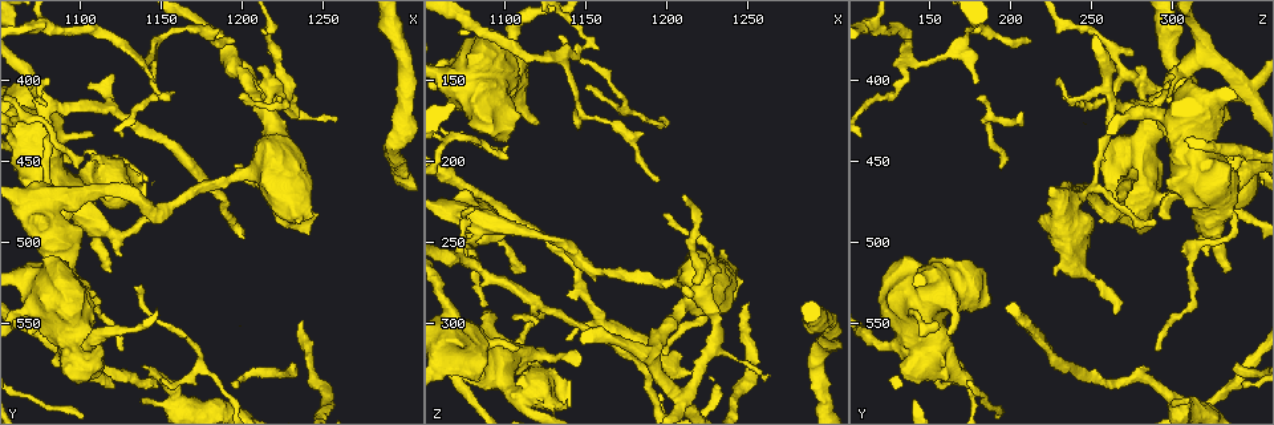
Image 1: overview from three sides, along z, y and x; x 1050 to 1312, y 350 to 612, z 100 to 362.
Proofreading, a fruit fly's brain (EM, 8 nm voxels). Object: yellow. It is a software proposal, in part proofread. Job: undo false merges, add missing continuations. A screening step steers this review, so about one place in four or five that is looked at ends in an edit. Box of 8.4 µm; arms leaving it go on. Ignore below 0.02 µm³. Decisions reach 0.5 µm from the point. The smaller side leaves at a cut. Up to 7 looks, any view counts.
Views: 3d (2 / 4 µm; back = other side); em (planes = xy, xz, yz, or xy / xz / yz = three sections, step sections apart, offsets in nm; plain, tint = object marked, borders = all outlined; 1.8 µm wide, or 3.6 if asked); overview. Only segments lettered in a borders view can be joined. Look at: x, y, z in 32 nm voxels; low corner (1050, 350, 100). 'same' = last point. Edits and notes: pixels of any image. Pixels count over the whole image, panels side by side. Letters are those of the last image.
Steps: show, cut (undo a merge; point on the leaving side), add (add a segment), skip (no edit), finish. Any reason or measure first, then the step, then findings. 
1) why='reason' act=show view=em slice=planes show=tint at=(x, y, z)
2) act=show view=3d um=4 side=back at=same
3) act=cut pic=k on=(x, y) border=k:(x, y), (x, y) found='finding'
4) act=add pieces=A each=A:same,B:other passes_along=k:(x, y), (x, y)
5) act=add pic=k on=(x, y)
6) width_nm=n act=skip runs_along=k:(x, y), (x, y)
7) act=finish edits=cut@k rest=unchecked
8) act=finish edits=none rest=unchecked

why='closes a loop' act=show view=3d um=4 at=(1208, 408, 346)

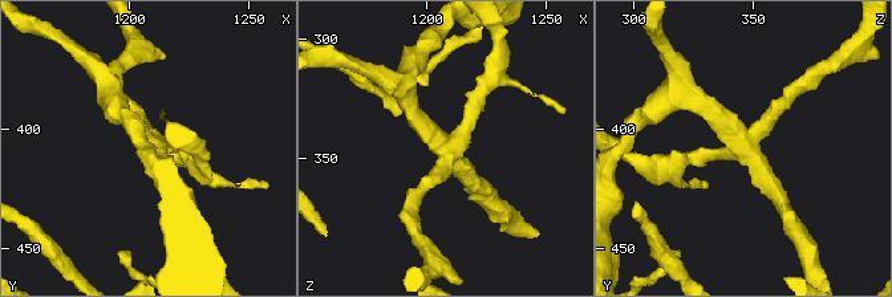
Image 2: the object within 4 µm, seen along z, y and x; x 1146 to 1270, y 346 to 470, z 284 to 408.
why='shape alone is not enough' act=show view=em slice=planes show=plain at=(1209, 405, 347)

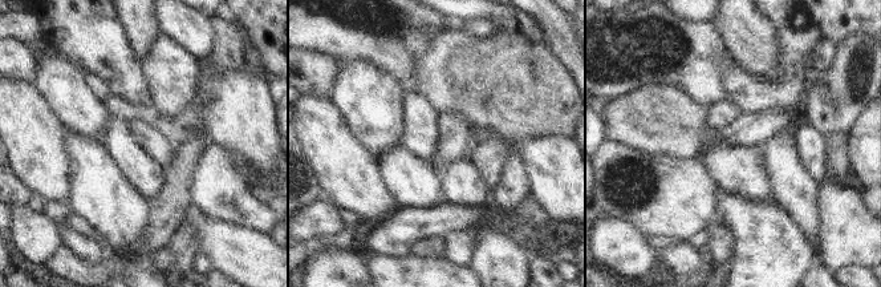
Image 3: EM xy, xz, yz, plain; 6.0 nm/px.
why='see the neighbours' act=show view=em slice=planes show=borders at=same

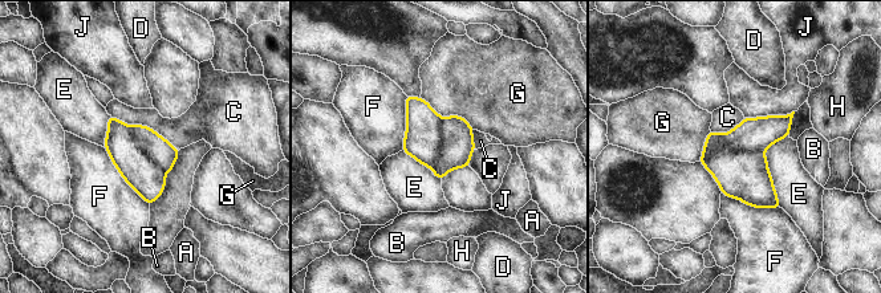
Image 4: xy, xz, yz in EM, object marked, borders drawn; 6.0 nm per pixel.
width_nm=320 act=cut pic=4 on=(457, 145) each=A:other,B:other,C:other,D:other,E:other,F:other,G:other,H:other,J:other border=4:(442, 119), (438, 159), (431, 169) found='two cells meet here'

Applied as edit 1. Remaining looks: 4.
why='a narrow waist' act=show view=em slice=planes show=borders at=(1126, 468, 246)

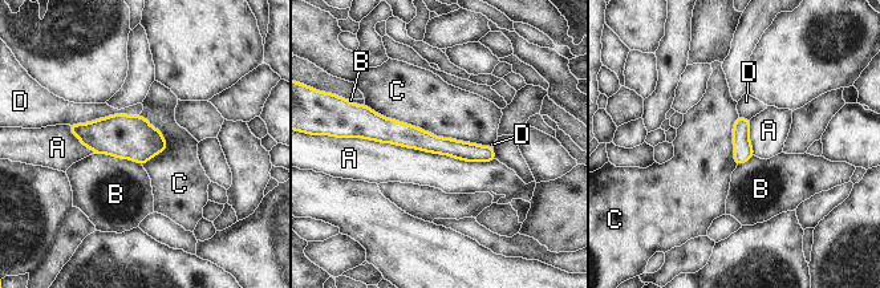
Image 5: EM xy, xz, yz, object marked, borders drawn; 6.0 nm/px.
act=skip each=A:other,B:other,C:other,D:other border=5:(364, 105), (436, 136), (491, 146) found='all the same cell'

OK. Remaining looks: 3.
why='an open end' act=show view=em slice=xy step=16 show=borders at=(1104, 544, 266)

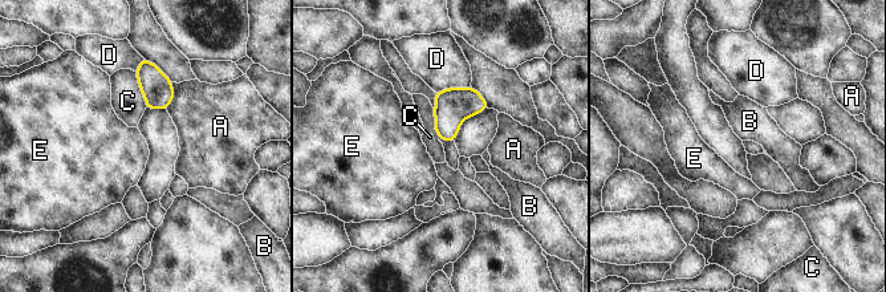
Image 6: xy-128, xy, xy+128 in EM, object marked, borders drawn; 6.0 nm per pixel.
longest_contact=C:240nm act=skip each=A:other,B:other,C:other,D:other,E:other border=6:(134, 72), (147, 106) found='no lettered segment goes on from it'

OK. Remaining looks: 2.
act=finish edits=cut@4 rest=unchecked

